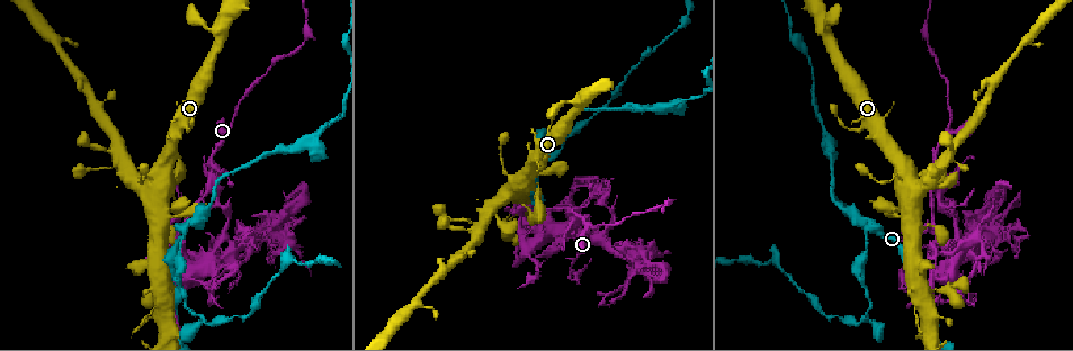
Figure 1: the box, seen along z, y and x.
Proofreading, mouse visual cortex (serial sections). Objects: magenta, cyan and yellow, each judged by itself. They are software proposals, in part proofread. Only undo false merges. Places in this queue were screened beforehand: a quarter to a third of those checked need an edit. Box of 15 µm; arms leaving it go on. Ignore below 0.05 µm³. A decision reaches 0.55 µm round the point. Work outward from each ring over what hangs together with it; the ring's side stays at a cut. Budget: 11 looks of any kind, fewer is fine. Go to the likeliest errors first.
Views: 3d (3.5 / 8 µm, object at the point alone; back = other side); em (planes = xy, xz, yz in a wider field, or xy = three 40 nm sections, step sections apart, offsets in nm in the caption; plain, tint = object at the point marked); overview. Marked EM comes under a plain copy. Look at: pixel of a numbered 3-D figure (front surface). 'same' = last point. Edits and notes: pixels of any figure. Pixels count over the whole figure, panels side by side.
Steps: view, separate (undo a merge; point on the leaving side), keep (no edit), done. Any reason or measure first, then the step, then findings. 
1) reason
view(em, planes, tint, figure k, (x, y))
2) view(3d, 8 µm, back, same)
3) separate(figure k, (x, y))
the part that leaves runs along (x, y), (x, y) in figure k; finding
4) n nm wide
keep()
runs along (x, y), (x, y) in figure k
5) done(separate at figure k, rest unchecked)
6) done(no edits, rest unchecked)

three arms meet
view(3d, 8 µm, figure 1, (212, 180))

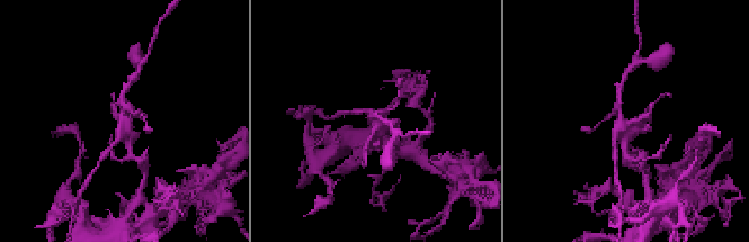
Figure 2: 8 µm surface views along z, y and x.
closer look
view(3d, 3.5 µm, figure 2, (121, 124))

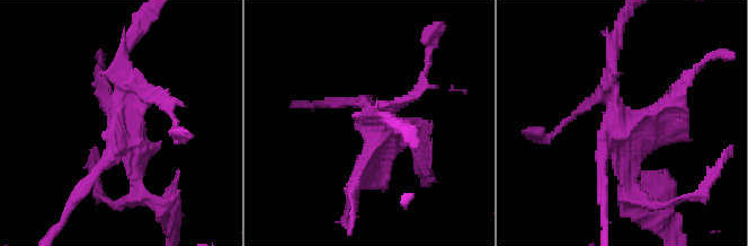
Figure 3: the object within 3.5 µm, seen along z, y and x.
separate(figure 3, (655, 130))
a second cell is stuck on

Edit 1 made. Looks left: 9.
see it whole again
view(overview)

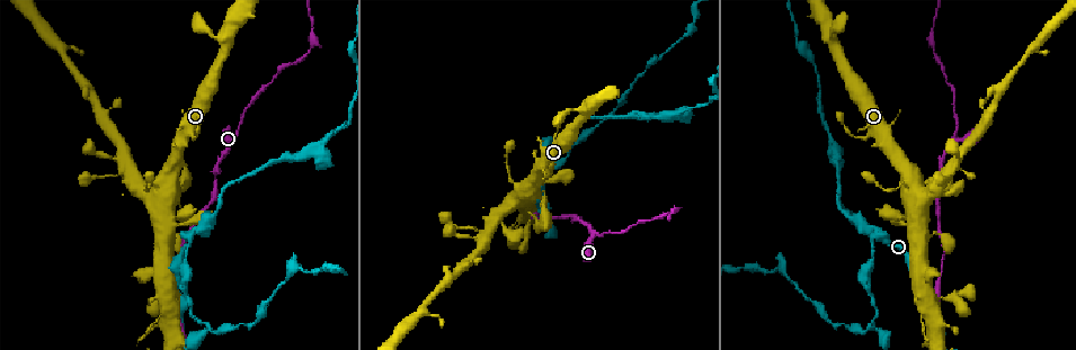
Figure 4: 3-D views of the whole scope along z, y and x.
calibre changes
view(3d, 3.5 µm, figure 4, (876, 232))

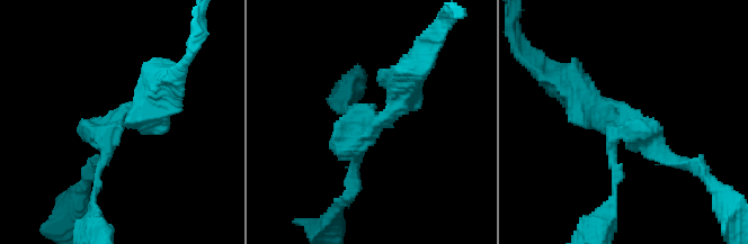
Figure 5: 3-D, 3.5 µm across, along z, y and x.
now the EM
view(em, planes, tint, figure 5, (370, 130))

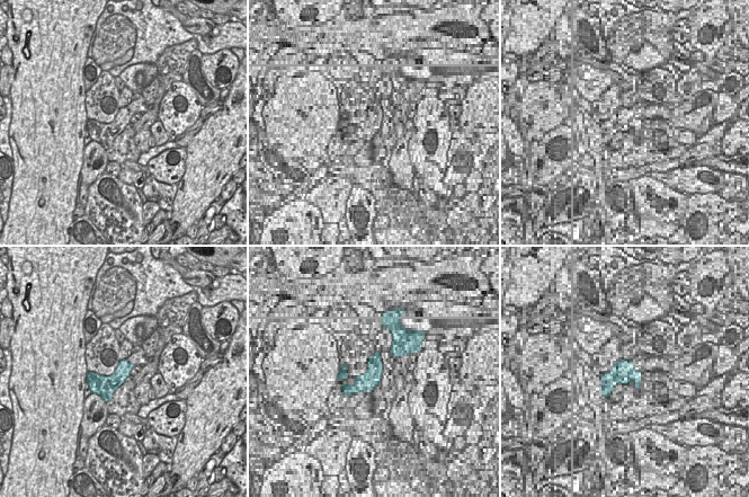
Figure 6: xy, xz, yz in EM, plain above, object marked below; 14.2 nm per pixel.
arms of 150, 150, 400 nm
keep()
runs along (687, 162), (581, 97) in figure 5; all the same cell

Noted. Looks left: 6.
view(3d, 3.5 µm, figure 4, (870, 325))

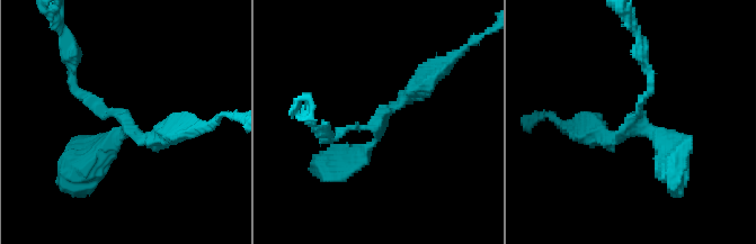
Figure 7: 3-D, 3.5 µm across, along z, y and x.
3 arms; arms of 150, 200, 300 nm
view(em, xy, step 3, tint, figure 7, (638, 118))

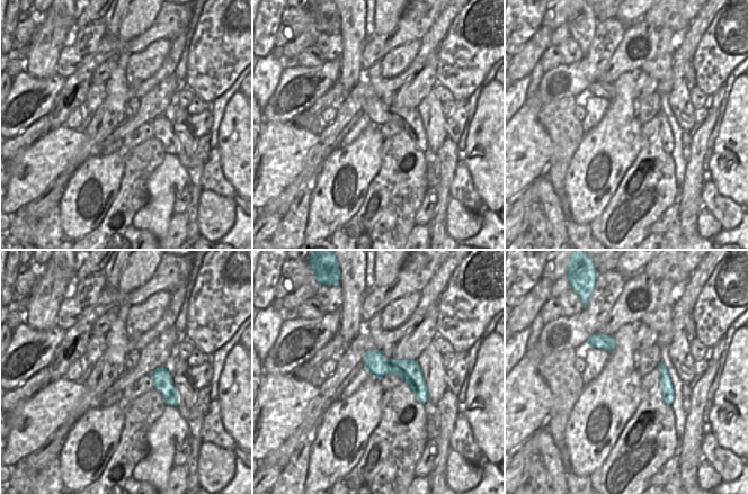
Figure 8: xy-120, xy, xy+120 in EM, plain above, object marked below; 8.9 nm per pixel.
view(em, xy, step 5, tint, same)

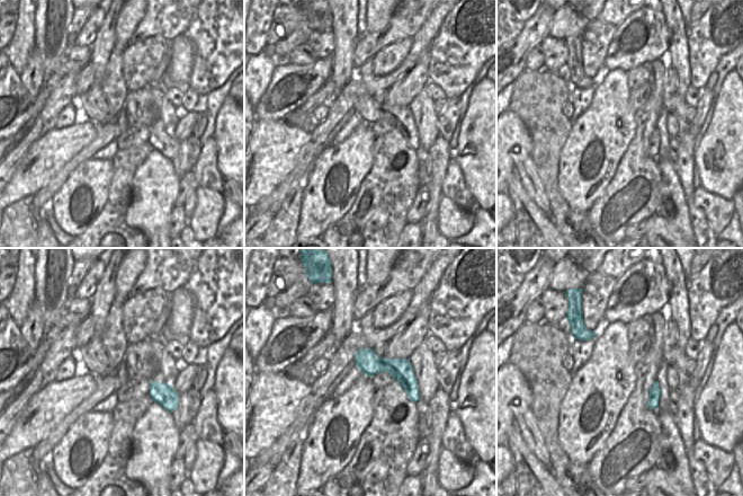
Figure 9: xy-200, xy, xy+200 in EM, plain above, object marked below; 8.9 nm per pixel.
keep()
runs along (358, 353), (390, 365), (415, 397) in figure 9; continuous, no second cell

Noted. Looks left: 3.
sudden change in width
view(3d, 8 µm, figure 4, (328, 137))

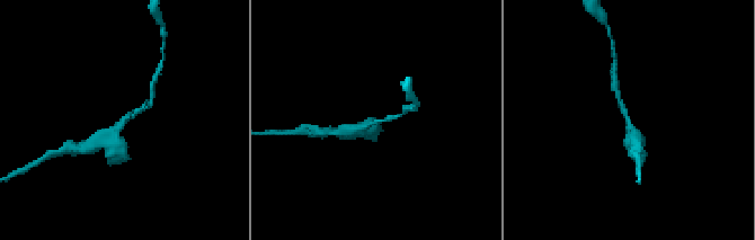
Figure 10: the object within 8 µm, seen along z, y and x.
view(3d, 3.5 µm, back, figure 10, (376, 120))

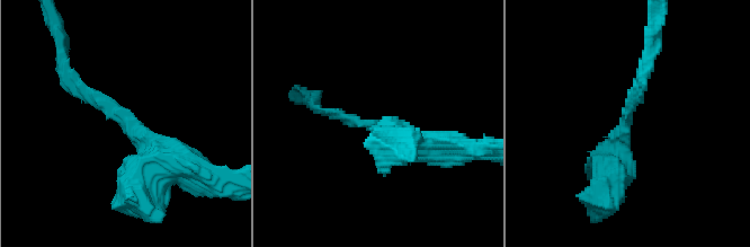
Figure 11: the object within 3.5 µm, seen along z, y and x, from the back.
view(em, xy, step 2, tint, figure 11, (124, 120))

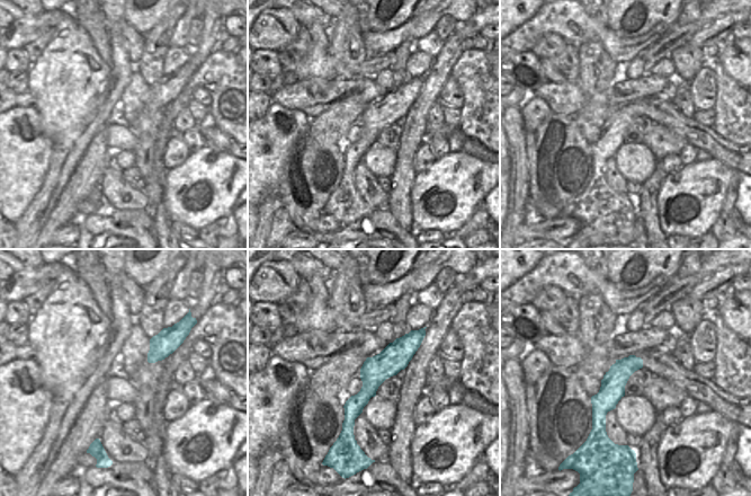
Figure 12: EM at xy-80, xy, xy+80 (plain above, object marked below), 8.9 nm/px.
arms of 150, 350 nm
keep()
continuous, no second cell

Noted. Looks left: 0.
done(separate at figure 3, rest unchecked)

